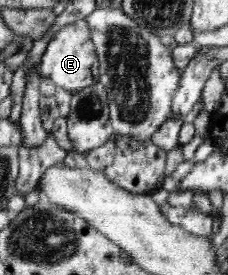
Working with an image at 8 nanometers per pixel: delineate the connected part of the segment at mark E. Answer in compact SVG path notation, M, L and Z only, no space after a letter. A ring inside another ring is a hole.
M88 20L63 26L49 41L39 64L39 74L51 79L56 87L74 92L100 82L98 56L92 40Z

